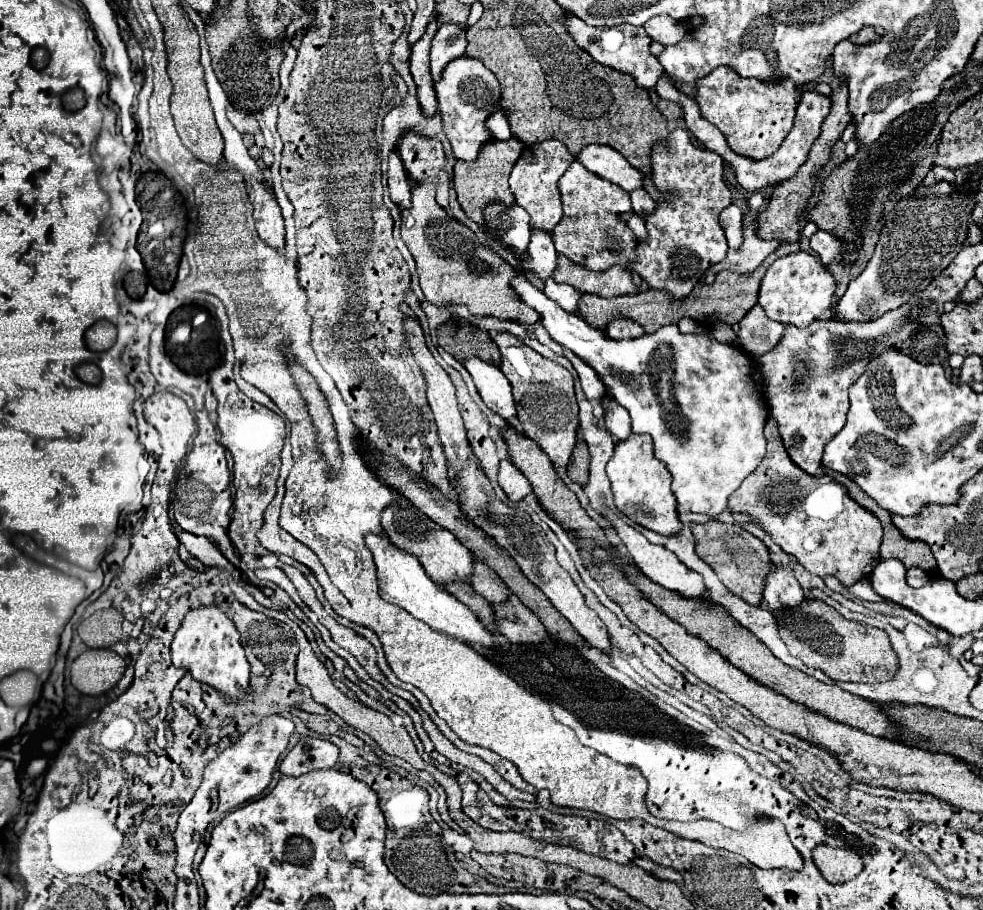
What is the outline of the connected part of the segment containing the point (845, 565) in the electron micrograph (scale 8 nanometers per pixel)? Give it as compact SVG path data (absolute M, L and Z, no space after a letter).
M772 417L766 421L764 435L768 441L764 461L760 461L760 467L756 467L756 471L752 471L730 495L730 511L748 513L782 547L784 553L796 557L796 561L812 575L822 579L826 575L834 575L844 587L868 577L874 569L874 557L876 563L880 561L880 521L850 499L844 485L836 483L832 477L812 477L798 469L788 457L778 435L778 425Z

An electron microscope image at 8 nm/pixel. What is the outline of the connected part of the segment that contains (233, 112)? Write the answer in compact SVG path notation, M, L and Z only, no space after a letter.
M228 107L228 119L230 119L230 123L232 123L240 133L252 133L252 135L260 133L258 121L256 121L252 115L248 115L248 113L242 113L242 111L238 111L238 109L230 109L230 107Z

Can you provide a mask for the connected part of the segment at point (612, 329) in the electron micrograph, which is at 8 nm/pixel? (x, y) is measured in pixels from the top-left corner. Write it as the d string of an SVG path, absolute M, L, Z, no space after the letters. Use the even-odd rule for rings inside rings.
M616 317L608 323L606 335L612 339L632 339L632 337L642 337L644 329L626 317Z

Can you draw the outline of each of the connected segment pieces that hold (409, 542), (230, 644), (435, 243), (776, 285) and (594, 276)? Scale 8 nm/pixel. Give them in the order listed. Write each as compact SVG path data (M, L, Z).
M402 497L382 511L382 529L386 531L388 539L394 545L418 557L420 565L434 583L444 585L448 581L458 581L458 579L466 581L472 575L472 563L474 563L472 553L450 531L442 529L438 523L430 521L424 513L420 513L408 499Z
M218 605L188 611L172 639L172 661L176 667L190 671L196 681L218 689L230 699L244 697L250 687L250 665L246 661L244 647L240 645L240 635Z
M428 179L424 183L418 183L412 189L412 207L402 211L402 241L406 243L406 247L410 249L414 261L416 261L416 273L420 277L420 289L424 291L426 299L432 305L438 307L446 307L446 305L466 305L472 315L480 317L480 315L490 315L502 321L516 321L522 325L534 325L538 321L538 313L524 305L518 297L516 291L512 291L510 281L518 275L516 269L512 269L506 261L500 259L498 253L494 253L490 247L480 245L480 241L474 237L474 233L464 227L462 223L458 223L456 219L452 219L434 199L434 191L436 191L436 183L434 179Z
M798 251L780 257L772 263L760 285L760 305L766 315L778 323L790 323L796 327L806 327L820 319L836 301L836 281L828 269L810 253Z
M558 255L558 267L554 271L556 283L568 283L580 293L592 293L600 297L620 297L620 295L634 295L638 287L632 283L632 273L622 267L610 267L608 271L588 271L574 261Z

